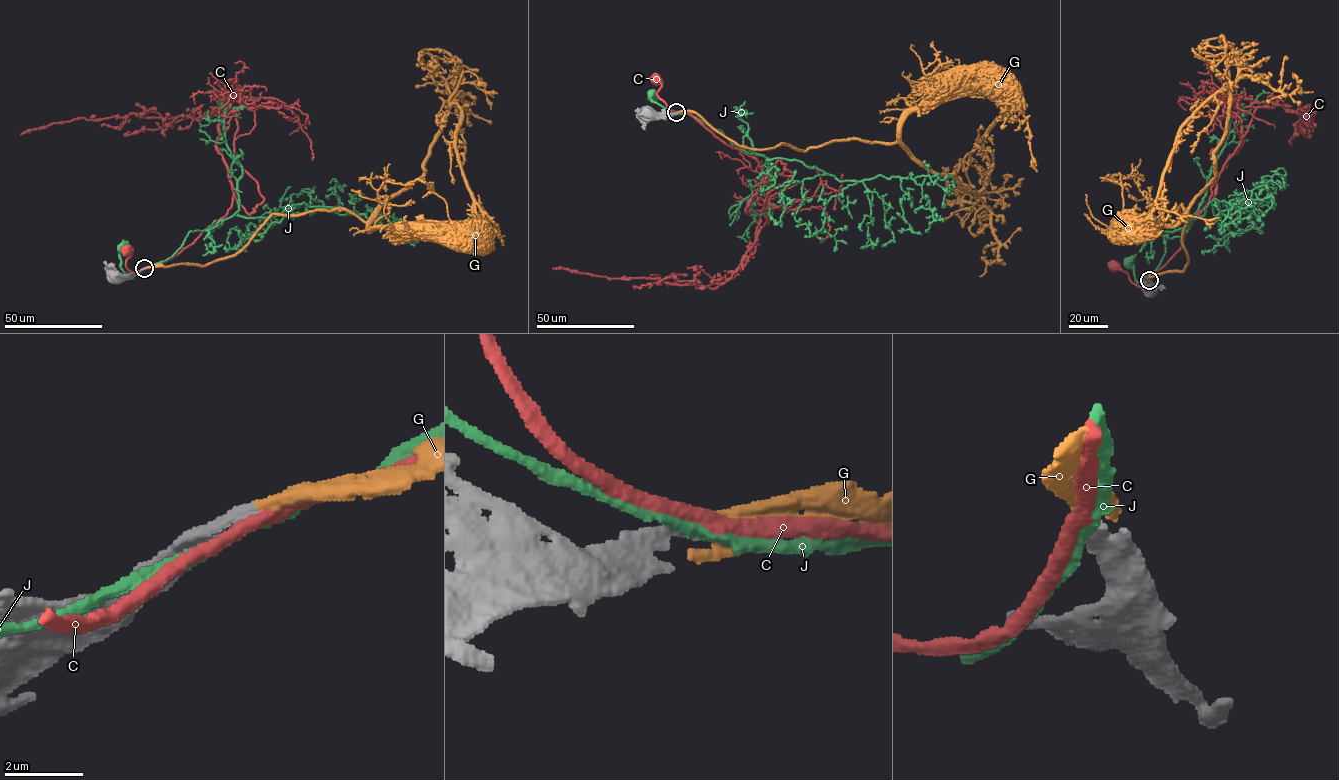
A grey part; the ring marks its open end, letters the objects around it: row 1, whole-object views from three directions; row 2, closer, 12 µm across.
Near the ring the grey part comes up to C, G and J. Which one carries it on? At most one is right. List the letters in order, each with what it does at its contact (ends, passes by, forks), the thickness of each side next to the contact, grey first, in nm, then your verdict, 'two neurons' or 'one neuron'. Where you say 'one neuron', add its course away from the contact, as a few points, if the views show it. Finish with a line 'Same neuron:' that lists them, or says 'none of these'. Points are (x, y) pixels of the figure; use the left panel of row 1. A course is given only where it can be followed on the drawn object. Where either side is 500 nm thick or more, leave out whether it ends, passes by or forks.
C: it passes by; 400 nm thick on the grey side, 360 nm on the other; two neurons
G: it passes by; 400 nm thick on the grey side, 300 nm on the other; one neuron; it runs (144, 268), (235, 256), (273, 214), (367, 222), (421, 176), (457, 85), (445, 52), (422, 50), (424, 65)
J: it passes by; 440 nm thick on the grey side, 300 nm on the other; two neurons
Same neuron: G

